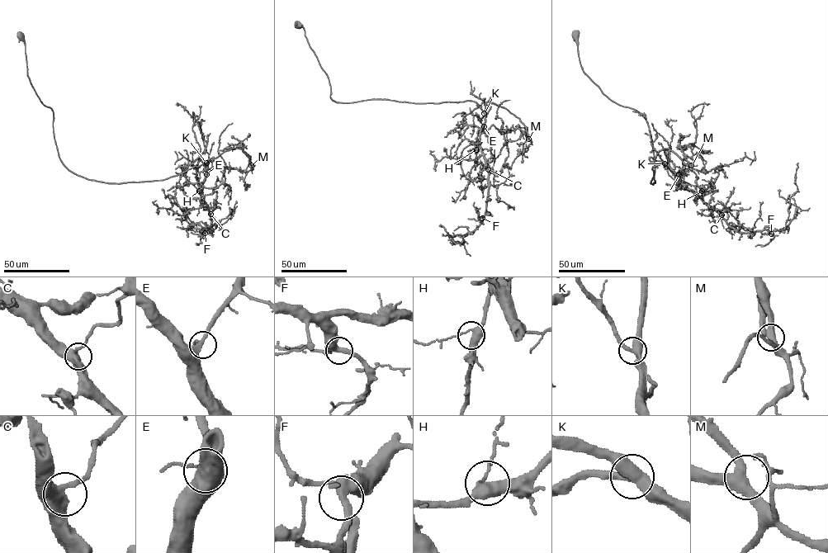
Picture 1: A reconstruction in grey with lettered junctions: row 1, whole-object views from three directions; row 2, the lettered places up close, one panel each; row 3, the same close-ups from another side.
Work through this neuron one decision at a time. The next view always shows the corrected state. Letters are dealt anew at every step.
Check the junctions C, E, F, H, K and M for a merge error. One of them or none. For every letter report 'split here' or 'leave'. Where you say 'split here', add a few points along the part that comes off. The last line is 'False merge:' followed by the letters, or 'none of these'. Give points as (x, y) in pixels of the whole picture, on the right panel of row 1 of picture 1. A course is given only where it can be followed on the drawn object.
C: leave
E: leave
F: leave
H: leave
K: leave
M: leave
False merge: none of these

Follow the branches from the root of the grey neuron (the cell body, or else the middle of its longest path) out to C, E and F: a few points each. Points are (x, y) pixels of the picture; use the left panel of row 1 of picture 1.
C: (21, 36), (68, 169), (120, 183), (206, 163), (210, 214)
E: (21, 36), (27, 76), (53, 111), (59, 156), (69, 171), (113, 183), (163, 180), (205, 163), (206, 174)
F: (21, 36), (63, 163), (120, 183), (206, 163), (205, 233)

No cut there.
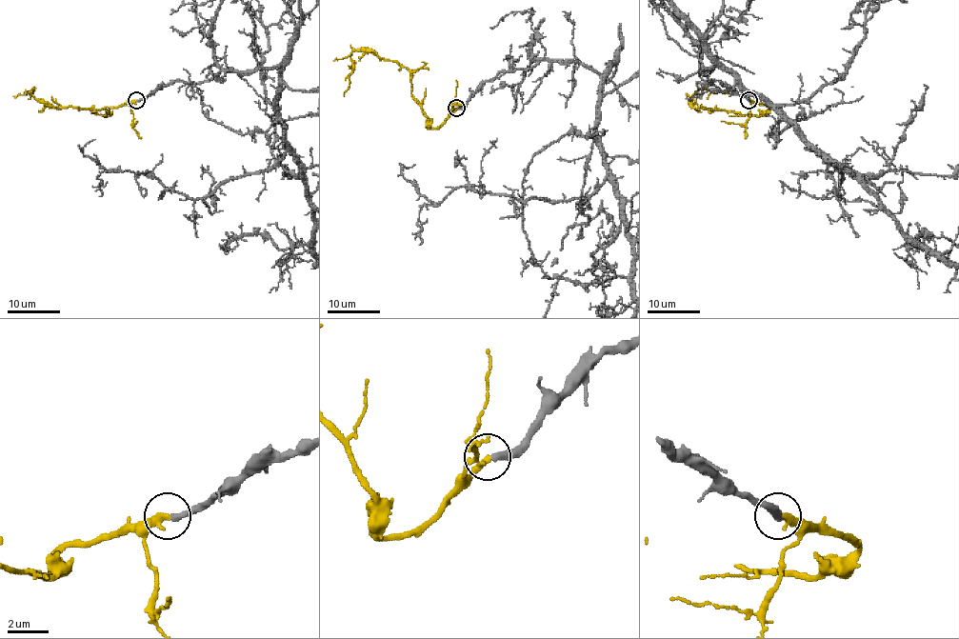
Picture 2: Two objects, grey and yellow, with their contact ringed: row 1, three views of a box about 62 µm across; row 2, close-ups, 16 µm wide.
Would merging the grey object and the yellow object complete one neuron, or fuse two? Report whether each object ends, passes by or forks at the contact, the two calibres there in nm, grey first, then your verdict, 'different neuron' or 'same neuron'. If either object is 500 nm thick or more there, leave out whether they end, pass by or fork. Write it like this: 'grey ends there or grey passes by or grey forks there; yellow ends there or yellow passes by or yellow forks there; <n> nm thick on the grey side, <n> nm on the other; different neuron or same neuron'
grey ends there; yellow ends there; 320 nm thick on the grey side, 340 nm on the other; same neuron

